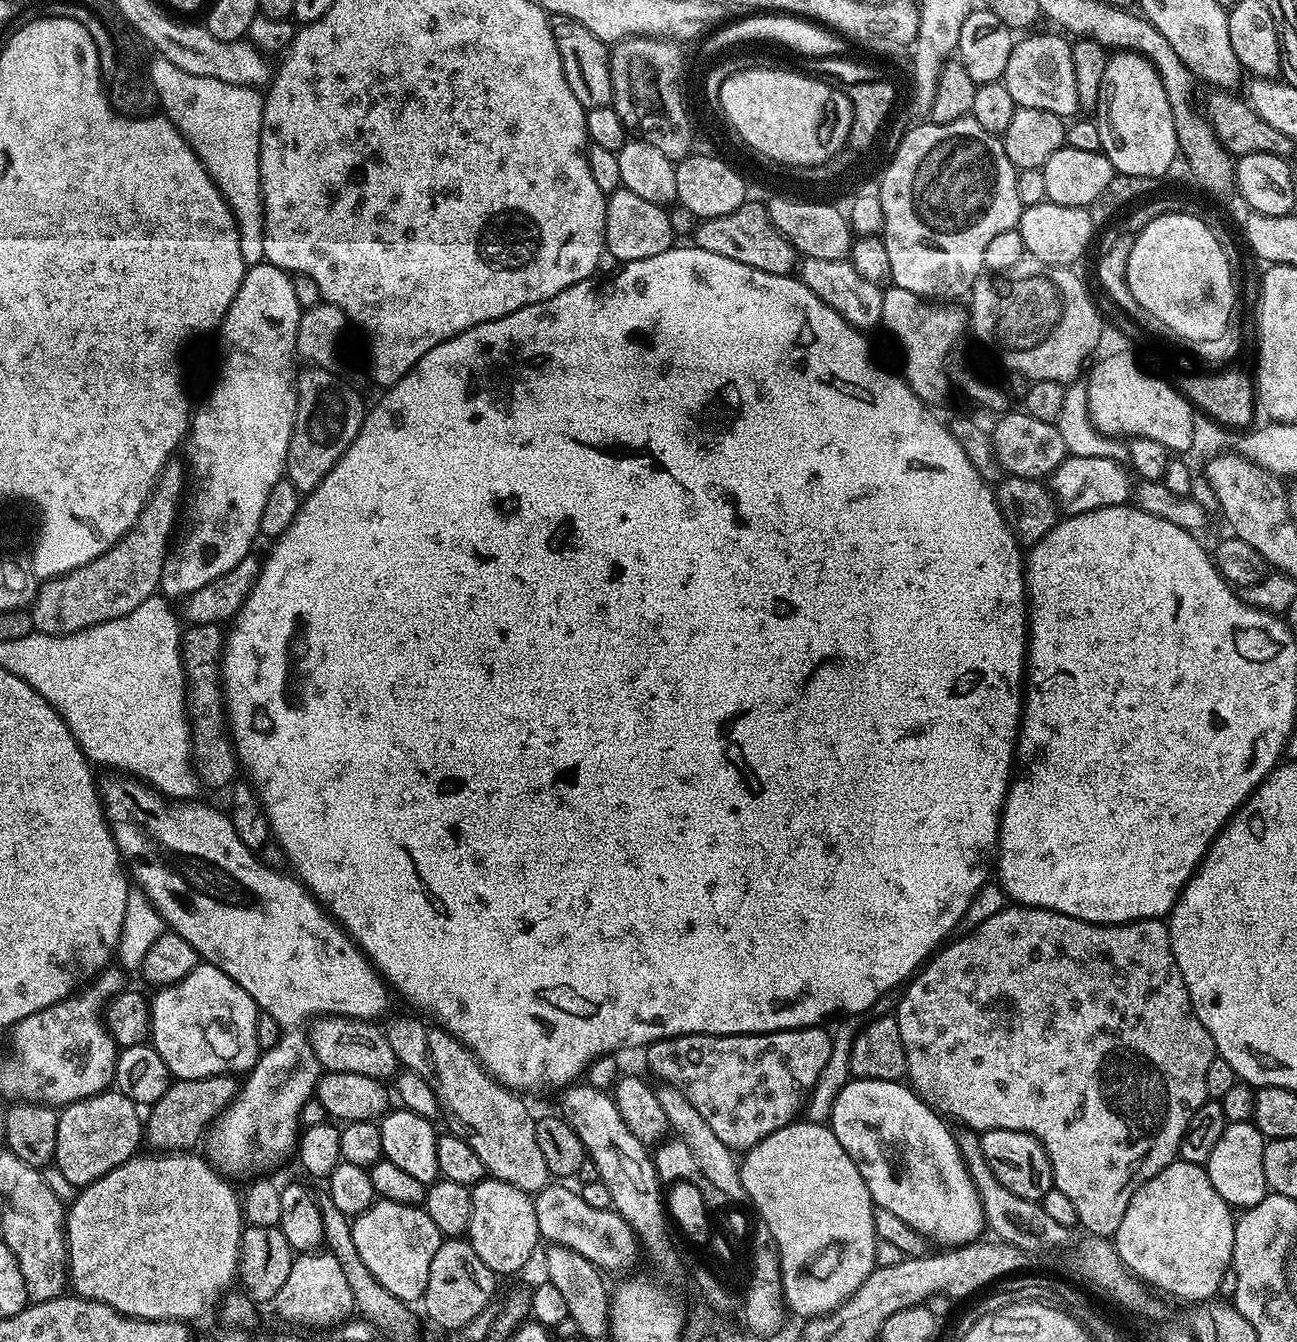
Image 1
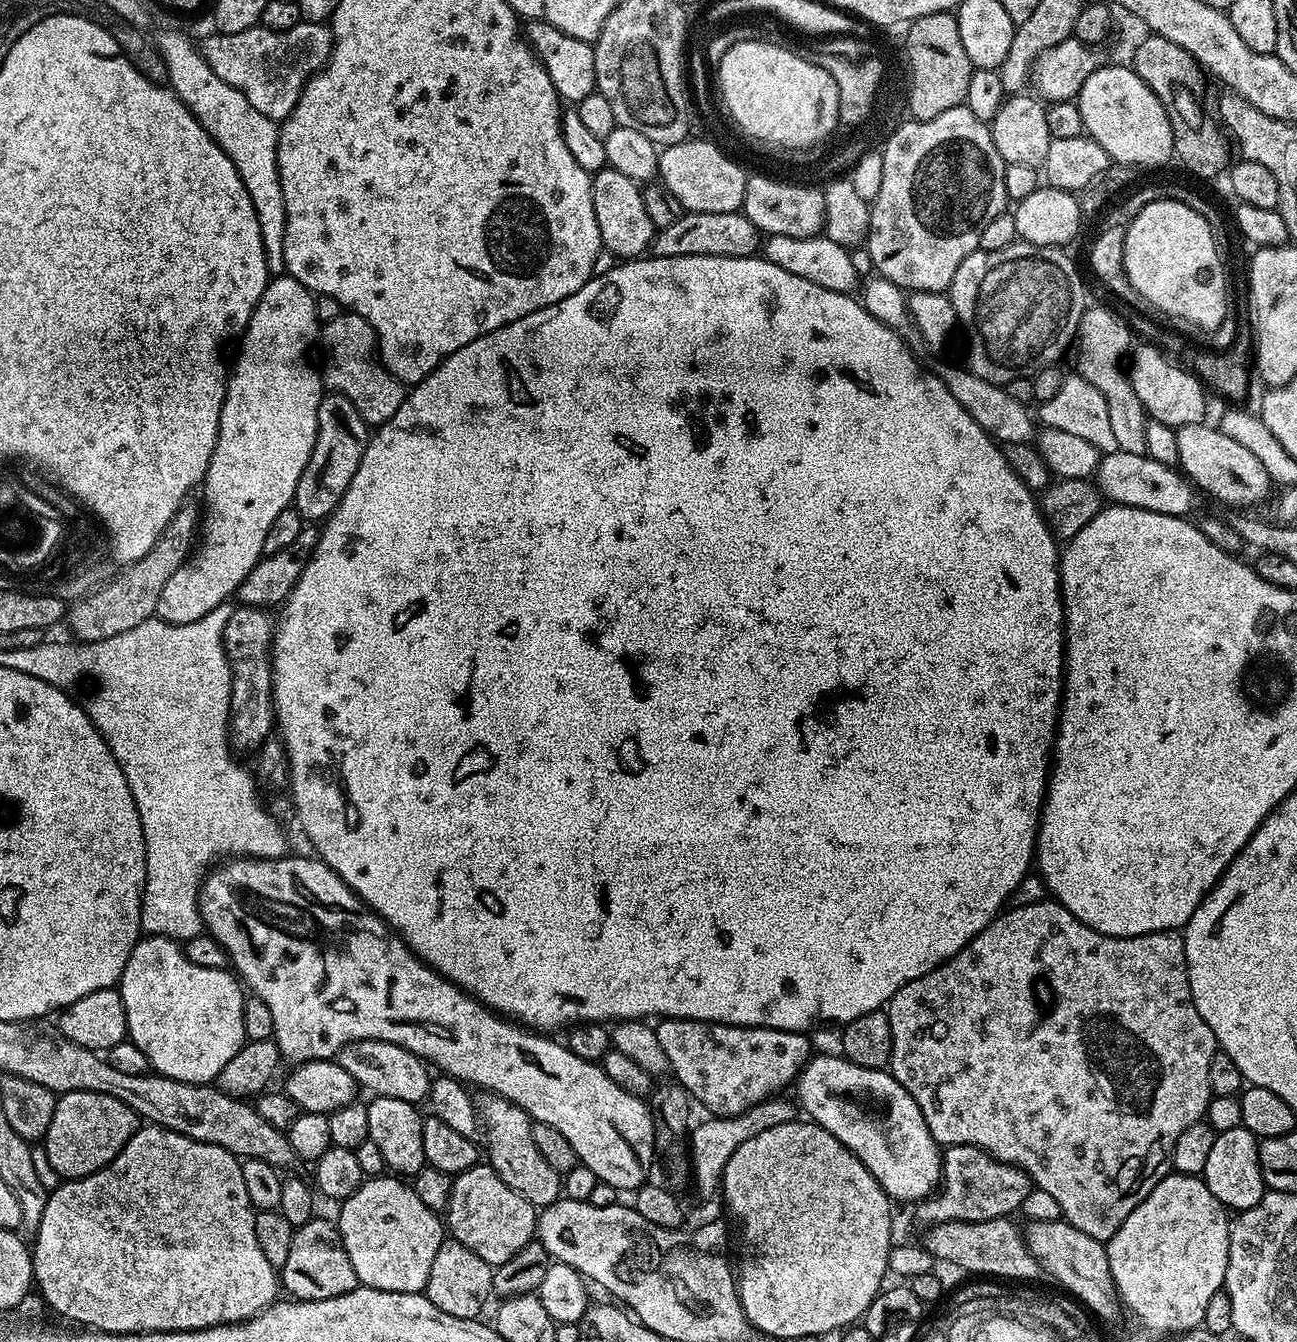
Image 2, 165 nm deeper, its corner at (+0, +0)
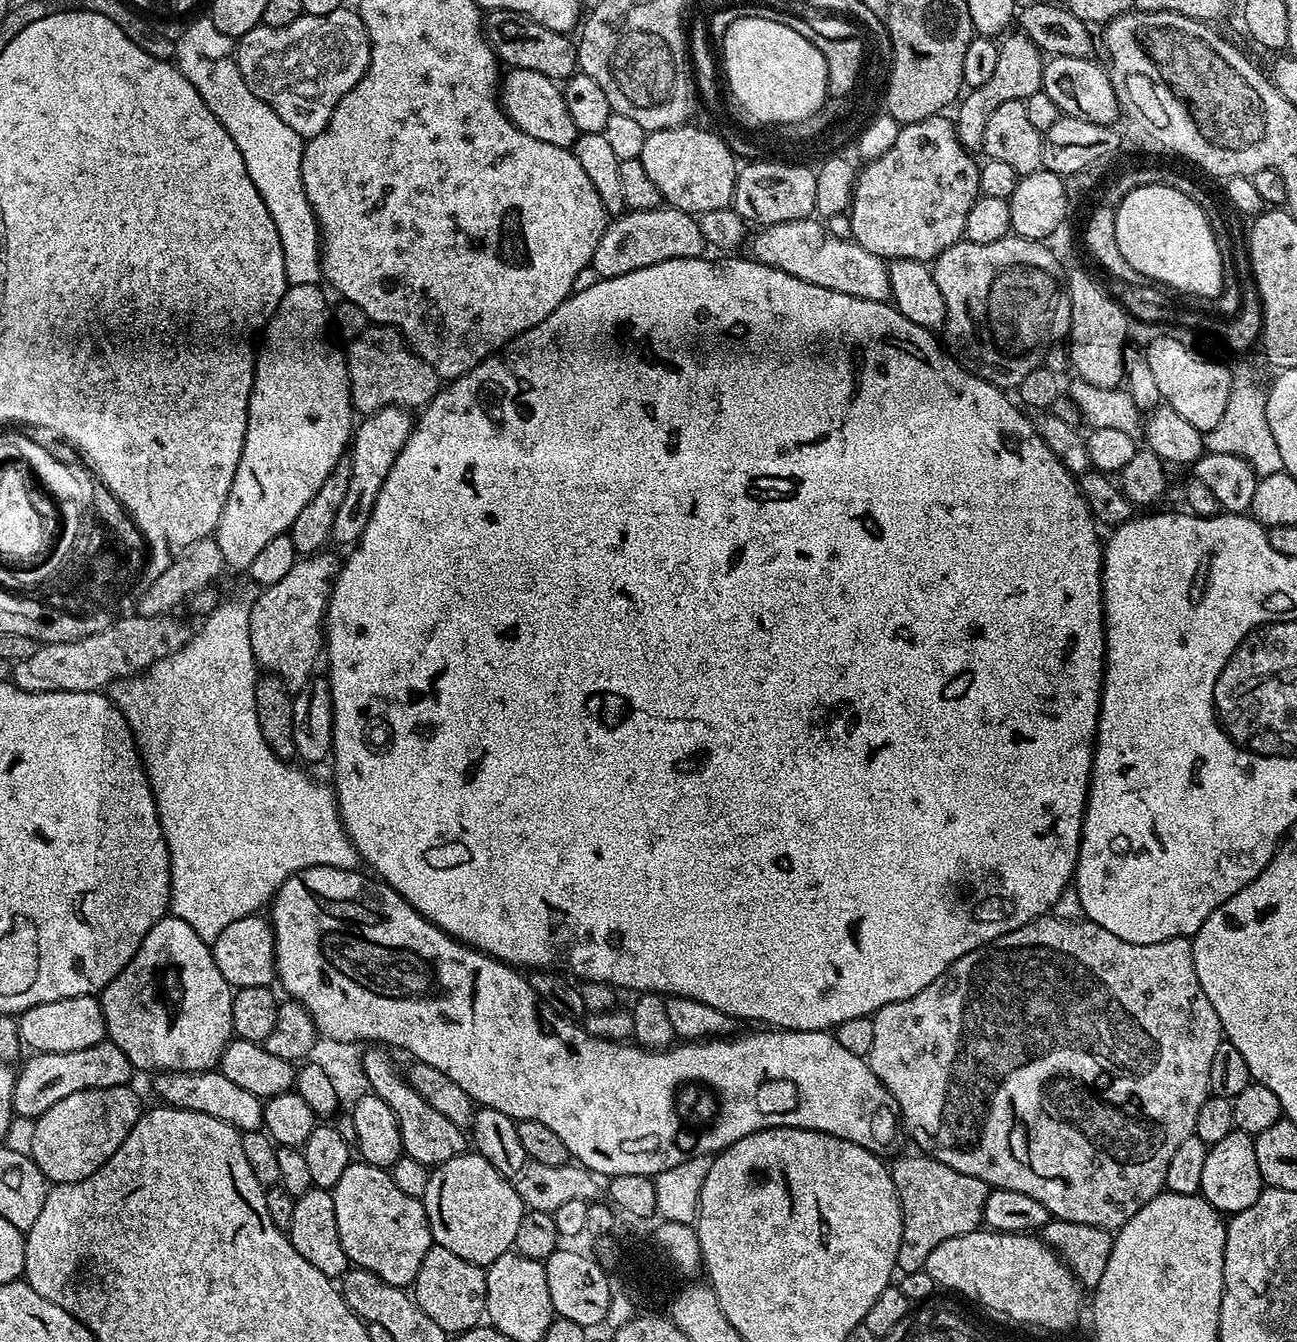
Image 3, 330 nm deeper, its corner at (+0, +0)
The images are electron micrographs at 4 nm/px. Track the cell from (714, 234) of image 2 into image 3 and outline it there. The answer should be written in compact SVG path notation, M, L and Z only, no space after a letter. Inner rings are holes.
M661 206L654 210L642 210L641 212L628 210L617 215L609 223L608 228L602 234L602 238L598 238L598 247L594 249L594 258L590 268L591 271L596 271L597 277L614 278L622 274L630 274L630 270L642 270L646 266L654 266L658 262L704 256L705 252L706 243L702 230L699 229L698 219L693 213L683 212L671 206Z

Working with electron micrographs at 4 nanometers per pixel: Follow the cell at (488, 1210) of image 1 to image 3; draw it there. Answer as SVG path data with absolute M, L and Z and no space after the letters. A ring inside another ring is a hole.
M465 1150L462 1155L450 1158L450 1162L435 1165L429 1171L422 1203L433 1241L458 1254L458 1258L466 1258L466 1262L481 1266L493 1264L502 1254L513 1251L515 1235L518 1234L518 1226L521 1225L526 1211L515 1183L494 1170L494 1166L490 1166L490 1162L486 1162L486 1158L482 1158L475 1150Z

